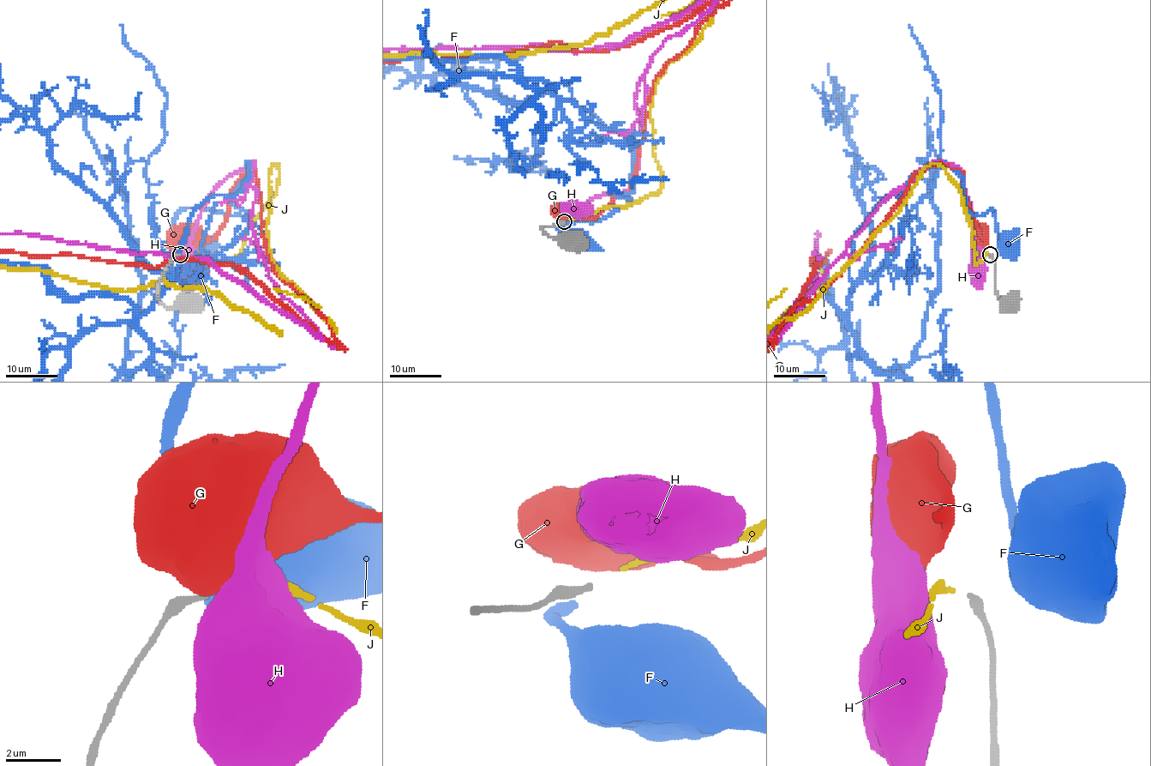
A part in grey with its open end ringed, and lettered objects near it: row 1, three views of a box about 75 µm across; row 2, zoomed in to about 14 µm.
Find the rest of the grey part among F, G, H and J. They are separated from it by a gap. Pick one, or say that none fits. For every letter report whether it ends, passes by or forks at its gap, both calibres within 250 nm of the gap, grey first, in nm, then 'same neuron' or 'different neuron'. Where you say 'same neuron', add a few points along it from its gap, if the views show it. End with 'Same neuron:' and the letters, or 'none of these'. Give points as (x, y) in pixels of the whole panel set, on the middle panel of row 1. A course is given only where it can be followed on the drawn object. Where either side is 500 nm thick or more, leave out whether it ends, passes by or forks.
F: 240/800 nm | different neuron
G: 240/750 nm | different neuron
H: 240/750 nm | different neuron
J: it ends | 240/160 nm | same neuron
Same neuron: J

